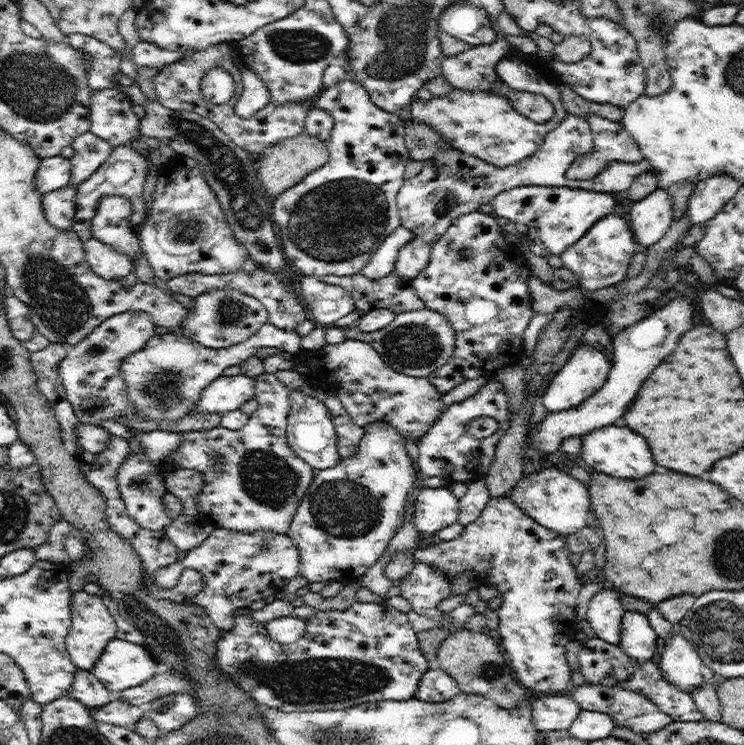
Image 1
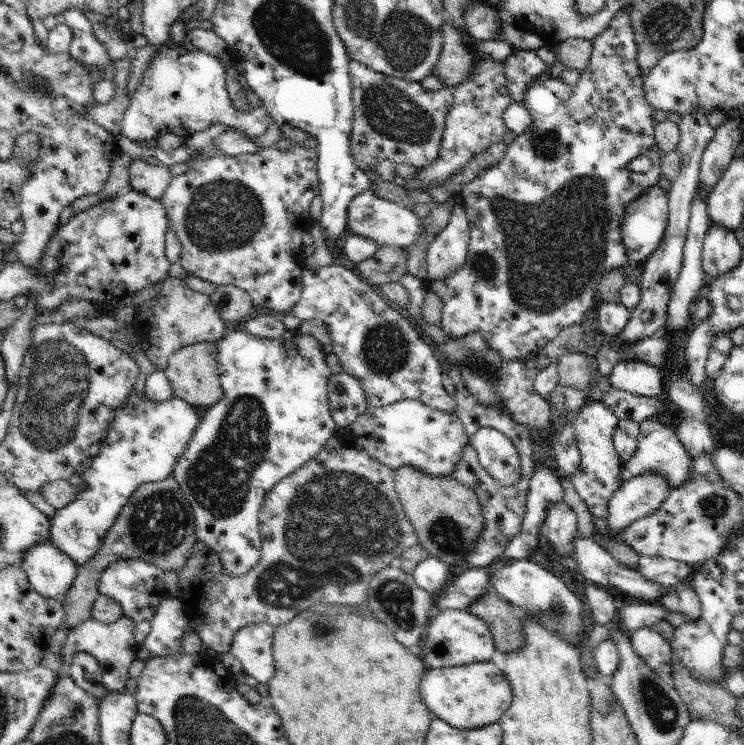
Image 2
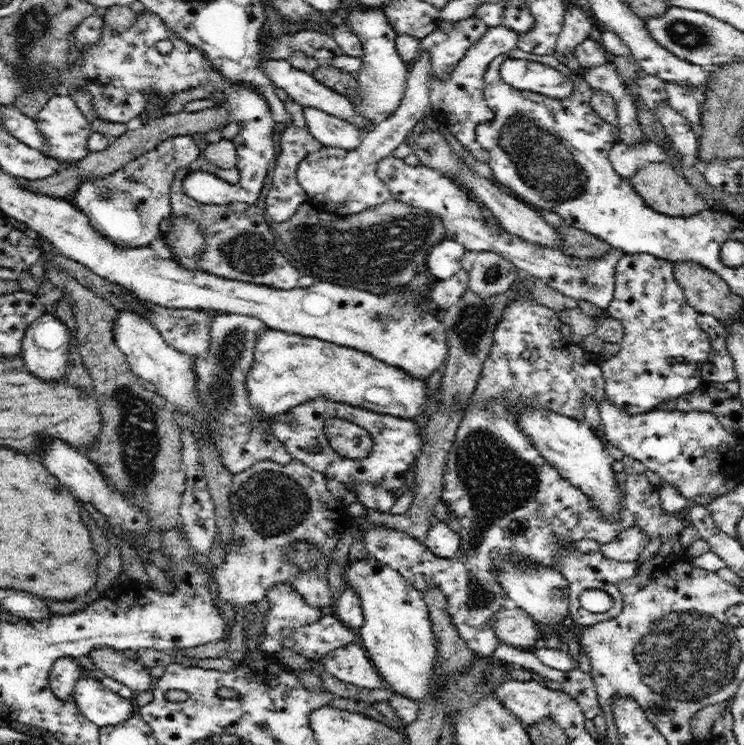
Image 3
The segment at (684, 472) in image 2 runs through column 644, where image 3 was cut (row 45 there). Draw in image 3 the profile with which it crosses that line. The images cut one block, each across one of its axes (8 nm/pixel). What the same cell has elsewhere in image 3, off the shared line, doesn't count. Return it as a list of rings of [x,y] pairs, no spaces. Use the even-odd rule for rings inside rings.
[[[476,16],[453,23],[441,20],[439,27],[420,43],[421,50],[430,55],[432,74],[447,79],[469,46],[478,42],[488,27]]]

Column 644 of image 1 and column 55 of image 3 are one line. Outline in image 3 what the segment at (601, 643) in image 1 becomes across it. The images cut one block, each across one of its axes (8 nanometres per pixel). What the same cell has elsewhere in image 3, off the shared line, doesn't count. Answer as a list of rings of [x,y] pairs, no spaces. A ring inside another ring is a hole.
[[[60,657],[50,672],[49,686],[60,700],[72,699],[74,687],[86,672],[74,658]]]

